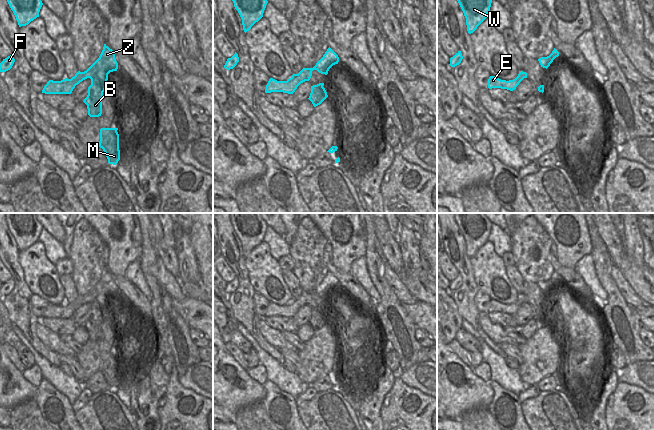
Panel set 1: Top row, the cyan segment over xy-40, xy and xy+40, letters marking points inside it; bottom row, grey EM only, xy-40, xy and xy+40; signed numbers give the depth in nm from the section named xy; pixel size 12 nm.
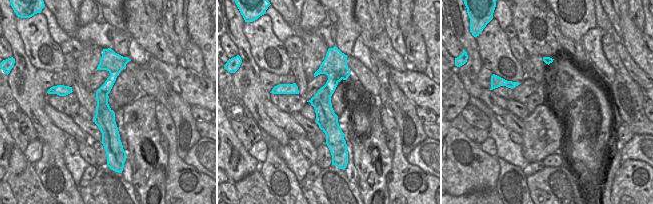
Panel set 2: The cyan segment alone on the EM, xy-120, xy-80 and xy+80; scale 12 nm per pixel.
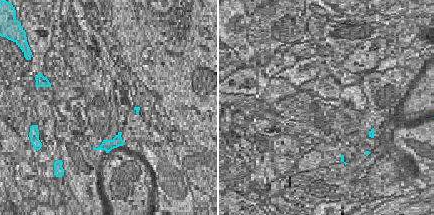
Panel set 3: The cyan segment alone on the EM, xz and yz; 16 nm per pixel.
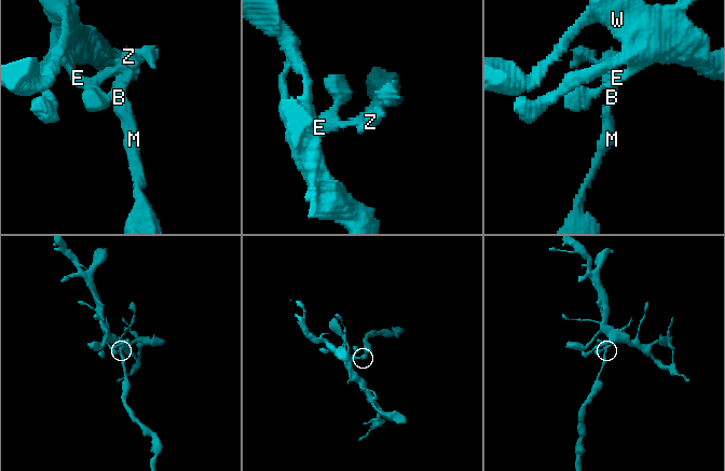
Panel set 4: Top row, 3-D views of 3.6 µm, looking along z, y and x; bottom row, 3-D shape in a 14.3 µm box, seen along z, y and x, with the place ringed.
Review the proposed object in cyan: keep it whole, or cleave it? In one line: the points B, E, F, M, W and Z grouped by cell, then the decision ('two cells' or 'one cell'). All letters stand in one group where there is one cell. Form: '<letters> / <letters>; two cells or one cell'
B M Z / E F W; two cells

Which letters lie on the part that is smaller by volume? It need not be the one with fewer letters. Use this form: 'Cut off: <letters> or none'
Cut off: B, M, Z

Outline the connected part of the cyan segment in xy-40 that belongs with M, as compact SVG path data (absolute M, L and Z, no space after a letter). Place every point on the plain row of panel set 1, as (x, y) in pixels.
M101 352L99 371L103 373L109 388L116 389L120 384L118 352Z

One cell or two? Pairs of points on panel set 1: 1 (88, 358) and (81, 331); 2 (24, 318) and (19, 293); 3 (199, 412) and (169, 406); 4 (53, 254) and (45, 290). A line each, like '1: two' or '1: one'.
1: two
2: one
3: one
4: two

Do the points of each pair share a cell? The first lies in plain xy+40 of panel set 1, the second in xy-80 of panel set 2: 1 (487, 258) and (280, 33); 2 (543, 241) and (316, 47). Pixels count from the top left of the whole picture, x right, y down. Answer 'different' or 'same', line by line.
1: different
2: same

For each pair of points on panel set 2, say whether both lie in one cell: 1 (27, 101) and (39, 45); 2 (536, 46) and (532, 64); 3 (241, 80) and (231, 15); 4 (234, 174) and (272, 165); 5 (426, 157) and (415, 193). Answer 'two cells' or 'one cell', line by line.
1: two cells
2: two cells
3: one cell
4: two cells
5: two cells

